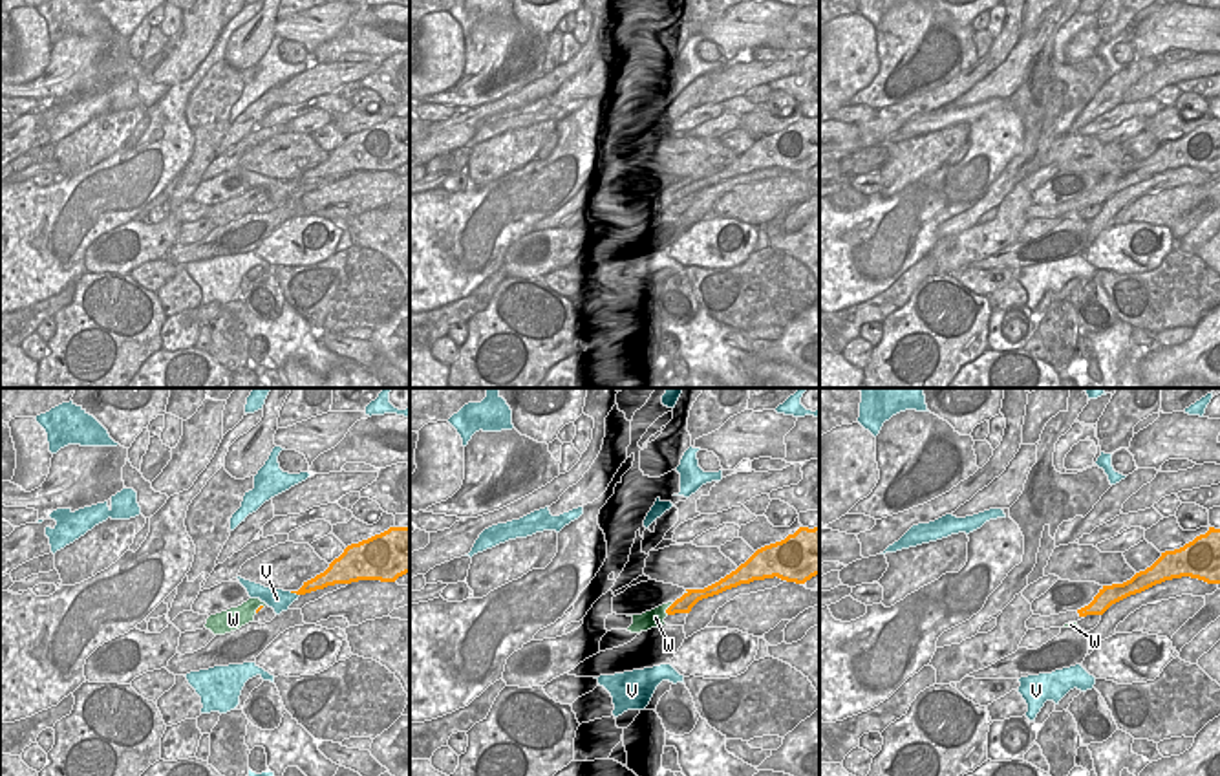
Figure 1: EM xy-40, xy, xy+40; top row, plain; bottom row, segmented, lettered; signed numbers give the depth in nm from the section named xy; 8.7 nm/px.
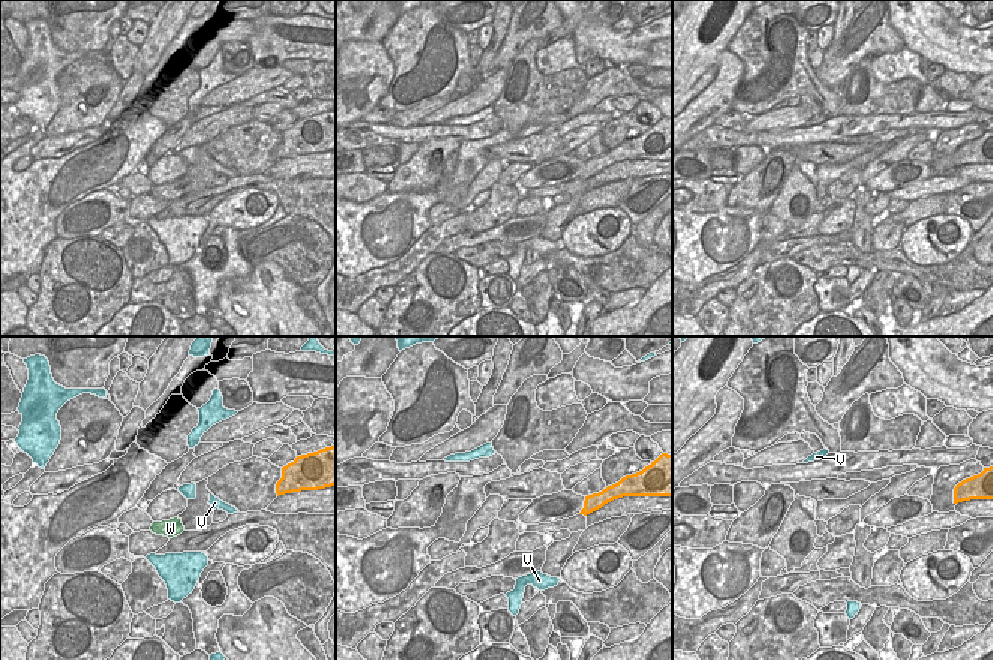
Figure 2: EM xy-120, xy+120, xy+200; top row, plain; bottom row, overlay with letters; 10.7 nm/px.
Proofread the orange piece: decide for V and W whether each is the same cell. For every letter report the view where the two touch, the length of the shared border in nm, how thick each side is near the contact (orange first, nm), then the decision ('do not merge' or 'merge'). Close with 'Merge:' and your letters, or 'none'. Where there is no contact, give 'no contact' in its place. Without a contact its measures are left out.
V: xy-40 | 100 nm | 130/190 nm | do not merge
W: xy | 130 nm | 140/160 nm | merge
Merge: W

